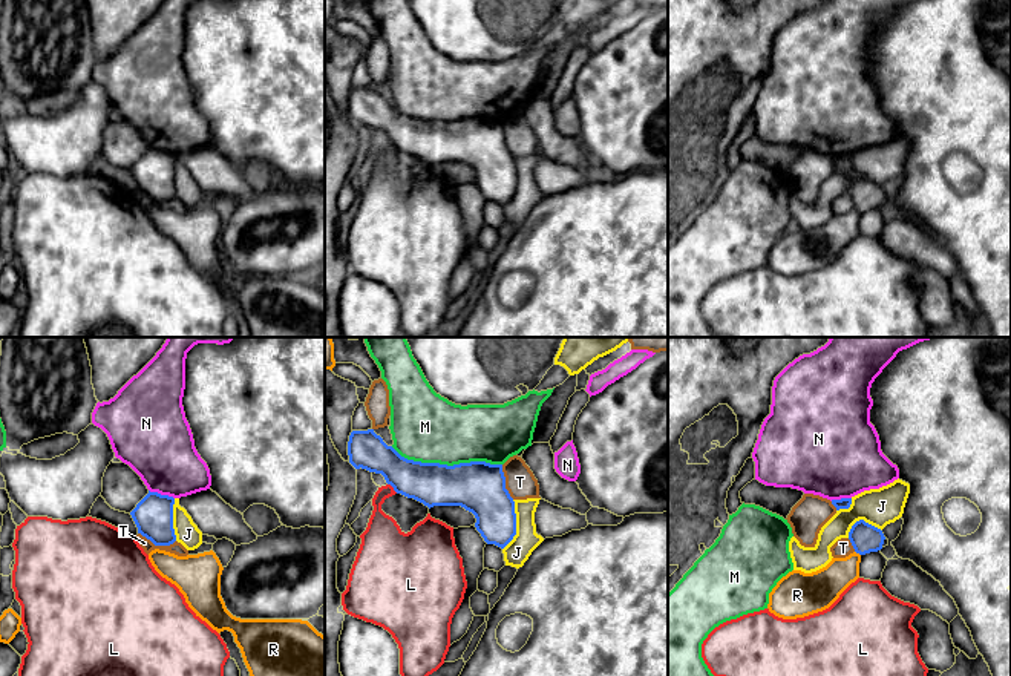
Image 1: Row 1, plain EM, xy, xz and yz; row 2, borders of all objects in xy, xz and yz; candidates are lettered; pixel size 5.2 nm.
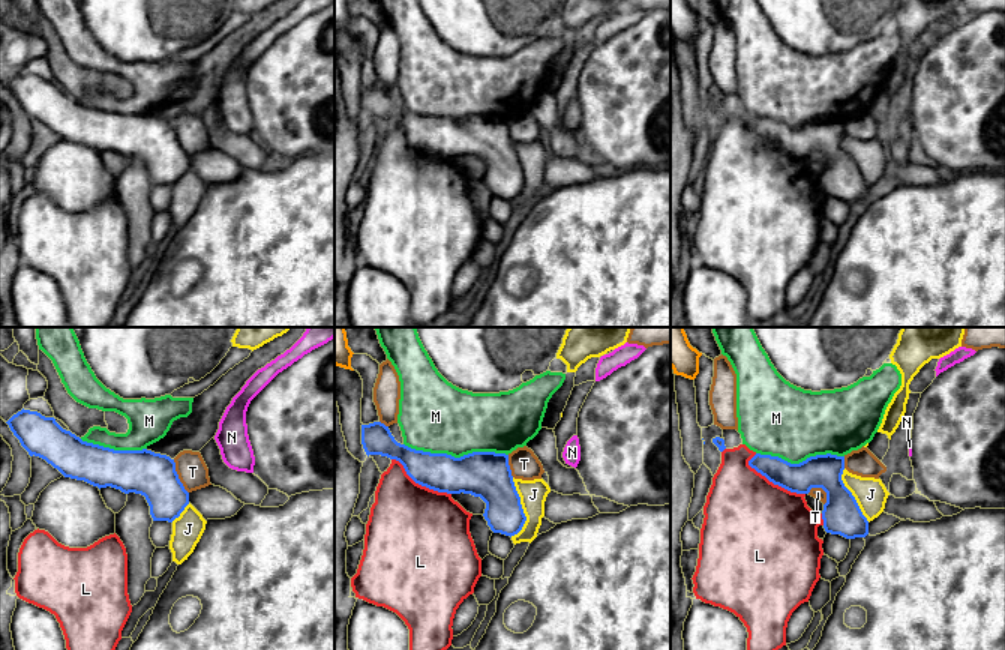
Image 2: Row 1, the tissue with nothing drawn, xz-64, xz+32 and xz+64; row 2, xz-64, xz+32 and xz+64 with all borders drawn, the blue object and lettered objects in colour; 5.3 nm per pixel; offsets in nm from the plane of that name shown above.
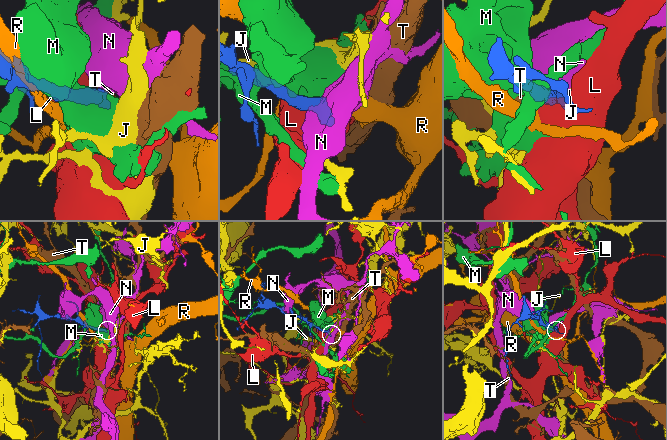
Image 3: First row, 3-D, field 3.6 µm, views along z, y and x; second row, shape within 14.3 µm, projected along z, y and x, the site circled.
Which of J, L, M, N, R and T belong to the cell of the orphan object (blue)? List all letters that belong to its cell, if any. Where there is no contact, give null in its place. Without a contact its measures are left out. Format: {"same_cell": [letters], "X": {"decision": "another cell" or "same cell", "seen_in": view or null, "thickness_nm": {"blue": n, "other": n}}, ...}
{"same_cell": [], "J": {"decision": "another cell", "seen_in": "xz", "thickness_nm": {"blue": 260, "other": 140}}, "L": {"decision": "another cell", "seen_in": "xz", "thickness_nm": {"blue": 220, "other": 170}}, "M": {"decision": "another cell", "seen_in": "xz", "thickness_nm": {"blue": 280, "other": 360}}, "N": {"decision": "another cell", "seen_in": "xy", "thickness_nm": {"blue": 200, "other": 360}}, "R": {"decision": "another cell", "seen_in": "yz", "thickness_nm": {"blue": 150, "other": 190}}, "T": {"decision": "another cell", "seen_in": "xy", "thickness_nm": {"blue": 200, "other": 70}}}

